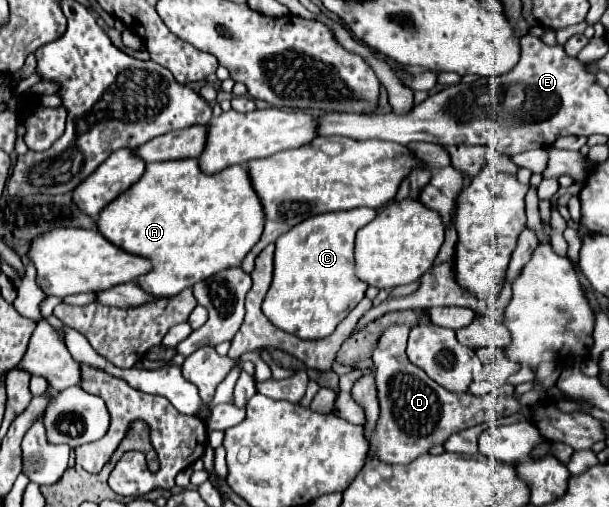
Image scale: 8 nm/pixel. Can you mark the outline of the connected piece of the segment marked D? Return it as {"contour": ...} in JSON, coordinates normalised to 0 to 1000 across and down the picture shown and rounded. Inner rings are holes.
{"contour":[[[640,641],[627,657],[621,684],[614,688],[611,700],[617,720],[624,822],[608,866],[608,890],[614,890],[614,901],[601,897],[601,905],[621,905],[640,917],[647,913],[667,917],[683,901],[703,893],[706,882],[726,878],[742,854],[752,854],[759,846],[785,838],[785,830],[795,830],[791,783],[788,787],[768,783],[765,791],[765,775],[742,775],[729,767],[716,751],[709,751],[690,724],[670,712],[667,673],[673,649],[677,645],[667,641]],[[654,822],[660,822],[660,842]]]}

